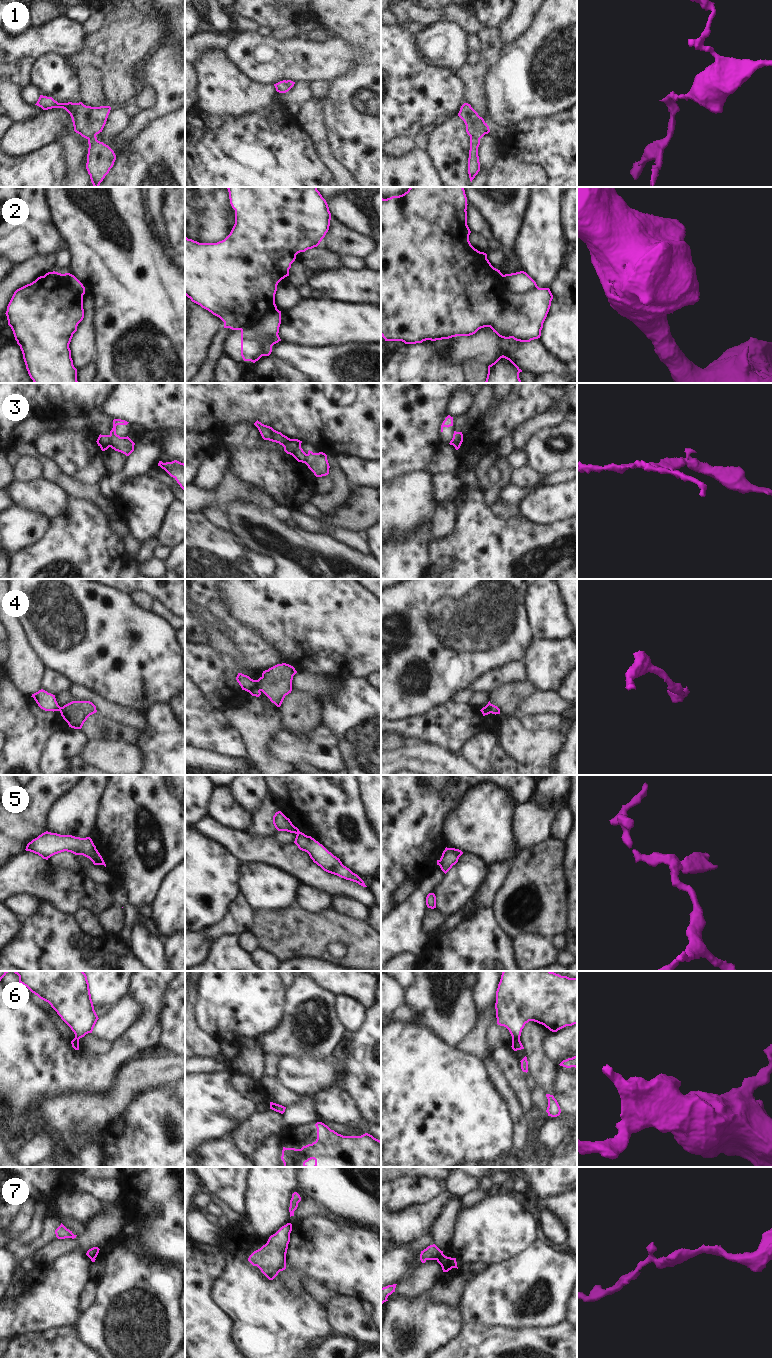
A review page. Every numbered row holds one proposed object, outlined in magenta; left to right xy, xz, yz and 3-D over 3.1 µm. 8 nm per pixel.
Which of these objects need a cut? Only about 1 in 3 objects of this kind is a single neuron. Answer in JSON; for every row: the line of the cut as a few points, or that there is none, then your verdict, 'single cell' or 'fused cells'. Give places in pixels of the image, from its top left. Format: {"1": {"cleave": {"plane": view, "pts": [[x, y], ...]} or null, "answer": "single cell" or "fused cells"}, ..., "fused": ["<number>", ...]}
{"1": {"cleave": null, "answer": "single cell"}, "2": {"cleave": {"plane": "yz", "pts": [[503, 275], [505, 285], [513, 292], [524, 293], [537, 286]]}, "answer": "fused cells"}, "3": {"cleave": {"plane": "xy", "pts": [[108, 435], [110, 446]]}, "answer": "fused cells"}, "4": {"cleave": {"plane": "xz", "pts": [[255, 680], [260, 690]]}, "answer": "fused cells"}, "5": {"cleave": {"plane": "xz", "pts": [[299, 831], [296, 833]]}, "answer": "fused cells"}, "6": {"cleave": {"plane": "yz", "pts": [[512, 1037], [519, 1039]]}, "answer": "fused cells"}, "7": {"cleave": {"plane": "yz", "pts": [[443, 1254], [436, 1259]]}, "answer": "fused cells"}, "fused": ["2", "3", "4", "5", "6", "7"]}

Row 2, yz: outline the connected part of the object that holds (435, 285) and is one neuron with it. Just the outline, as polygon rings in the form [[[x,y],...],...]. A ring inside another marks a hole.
[[[410,187],[407,192],[387,199],[381,198],[381,336],[385,341],[402,341],[405,344],[436,341],[456,336],[470,336],[479,329],[490,327],[499,337],[513,338],[520,342],[530,342],[541,336],[543,323],[549,312],[553,295],[549,288],[535,288],[523,294],[511,292],[505,283],[504,275],[494,268],[487,254],[475,249],[470,241],[471,233],[467,225],[467,197],[463,187]]]

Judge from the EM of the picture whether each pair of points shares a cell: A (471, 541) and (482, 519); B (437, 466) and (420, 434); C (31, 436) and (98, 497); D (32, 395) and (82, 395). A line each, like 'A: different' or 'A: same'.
A: same
B: different
C: different
D: same

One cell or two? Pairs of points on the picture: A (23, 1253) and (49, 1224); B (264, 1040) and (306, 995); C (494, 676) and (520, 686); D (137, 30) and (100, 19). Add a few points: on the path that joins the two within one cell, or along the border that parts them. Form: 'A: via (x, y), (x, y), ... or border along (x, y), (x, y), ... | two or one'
A: via (31, 1248), (49, 1232) | one
B: via (278, 1039), (306, 1009) | one
C: border along (525, 680), (504, 683), (490, 693) | two
D: border along (106, 23), (86, 35) | two

